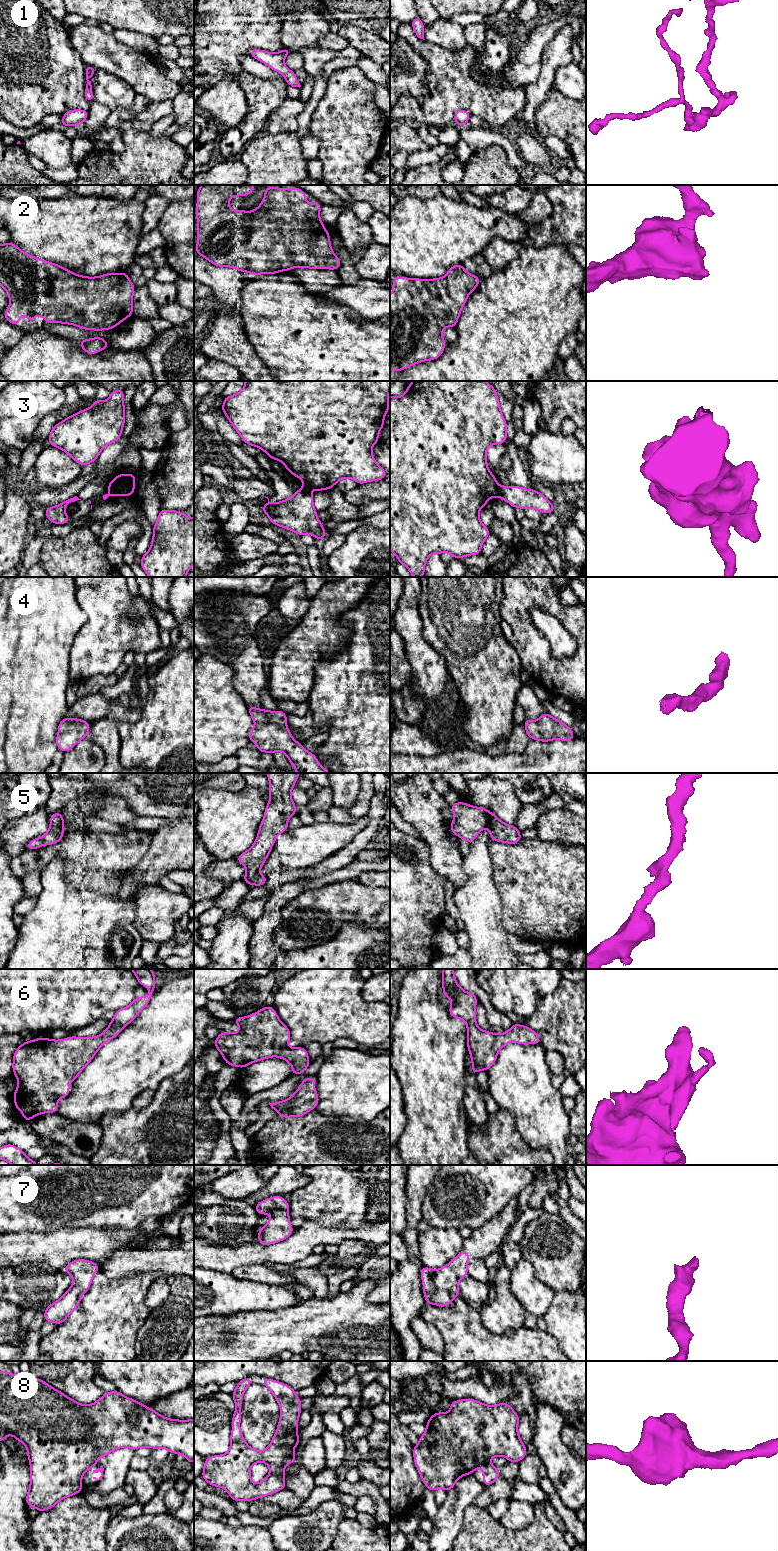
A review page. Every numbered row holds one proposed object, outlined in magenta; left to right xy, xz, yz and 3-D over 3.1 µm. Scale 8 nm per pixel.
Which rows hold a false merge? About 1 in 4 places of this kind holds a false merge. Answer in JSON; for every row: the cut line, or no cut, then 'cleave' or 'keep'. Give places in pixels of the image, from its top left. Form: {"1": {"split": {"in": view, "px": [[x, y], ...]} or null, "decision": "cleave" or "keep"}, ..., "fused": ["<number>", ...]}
{"1": {"split": null, "decision": "keep"}, "2": {"split": null, "decision": "keep"}, "3": {"split": {"in": "yz", "px": [[499, 488], [496, 495]]}, "decision": "cleave"}, "4": {"split": null, "decision": "keep"}, "5": {"split": null, "decision": "keep"}, "6": {"split": null, "decision": "keep"}, "7": {"split": null, "decision": "keep"}, "8": {"split": {"in": "xz", "px": [[290, 1452], [286, 1458]]}, "decision": "cleave"}, "fused": ["3", "8"]}

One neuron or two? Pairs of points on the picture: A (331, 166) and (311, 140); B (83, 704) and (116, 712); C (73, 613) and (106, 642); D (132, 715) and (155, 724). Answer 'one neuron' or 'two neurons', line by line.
A: two neurons
B: two neurons
C: two neurons
D: two neurons

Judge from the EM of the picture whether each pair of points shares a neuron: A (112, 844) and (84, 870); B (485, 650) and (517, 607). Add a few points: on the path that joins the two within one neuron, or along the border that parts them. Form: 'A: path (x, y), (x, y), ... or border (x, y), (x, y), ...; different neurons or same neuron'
A: path (105, 851), (91, 863); same neuron
B: border (503, 596), (499, 607), (499, 619); different neurons

